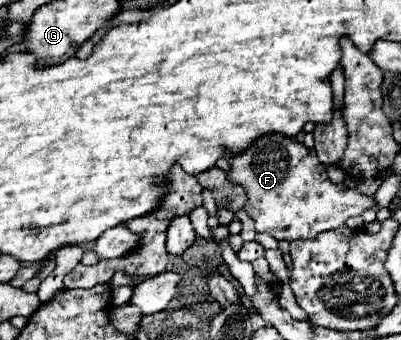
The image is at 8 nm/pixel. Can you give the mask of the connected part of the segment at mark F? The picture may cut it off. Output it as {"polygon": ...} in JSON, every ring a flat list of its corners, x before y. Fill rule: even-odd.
{"polygon":[[268,134,258,138,252,148,248,148,246,152,228,158,232,164,232,170,228,172,228,178,240,186,246,188,248,192,248,202,244,206,244,210,248,212,248,216,256,222,256,232,266,232,276,240,308,240,308,238,316,238,320,232,326,230,334,230,338,226,342,226,348,218,352,216,360,216,364,210,376,206,374,196,366,196,360,194,358,190,350,190,344,184,332,184,326,168,318,162,316,152,308,150,304,144,290,140,282,134]]}

